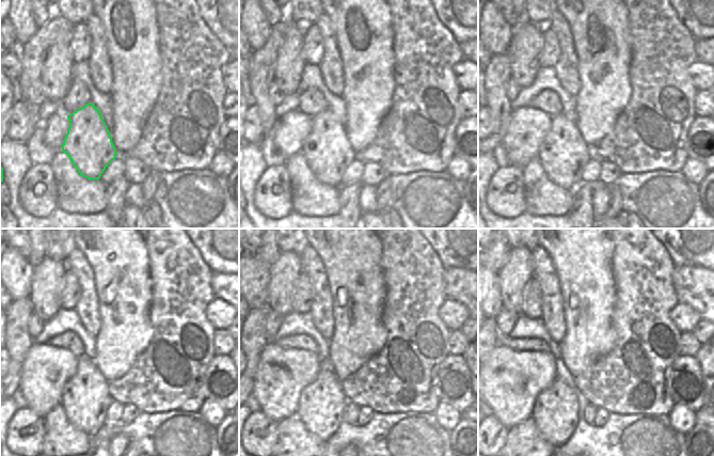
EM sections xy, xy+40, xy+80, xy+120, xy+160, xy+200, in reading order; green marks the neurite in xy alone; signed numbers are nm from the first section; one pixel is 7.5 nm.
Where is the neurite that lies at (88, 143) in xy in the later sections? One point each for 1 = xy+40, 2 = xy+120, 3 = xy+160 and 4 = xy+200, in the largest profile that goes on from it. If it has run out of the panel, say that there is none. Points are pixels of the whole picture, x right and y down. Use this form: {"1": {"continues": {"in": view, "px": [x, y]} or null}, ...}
{"1": {"continues": {"in": "xy+40", "px": [328, 152]}}, "2": {"continues": {"in": "xy+120", "px": [84, 398]}}, "3": {"continues": {"in": "xy+160", "px": [321, 404]}}, "4": {"continues": {"in": "xy+200", "px": [555, 413]}}}

